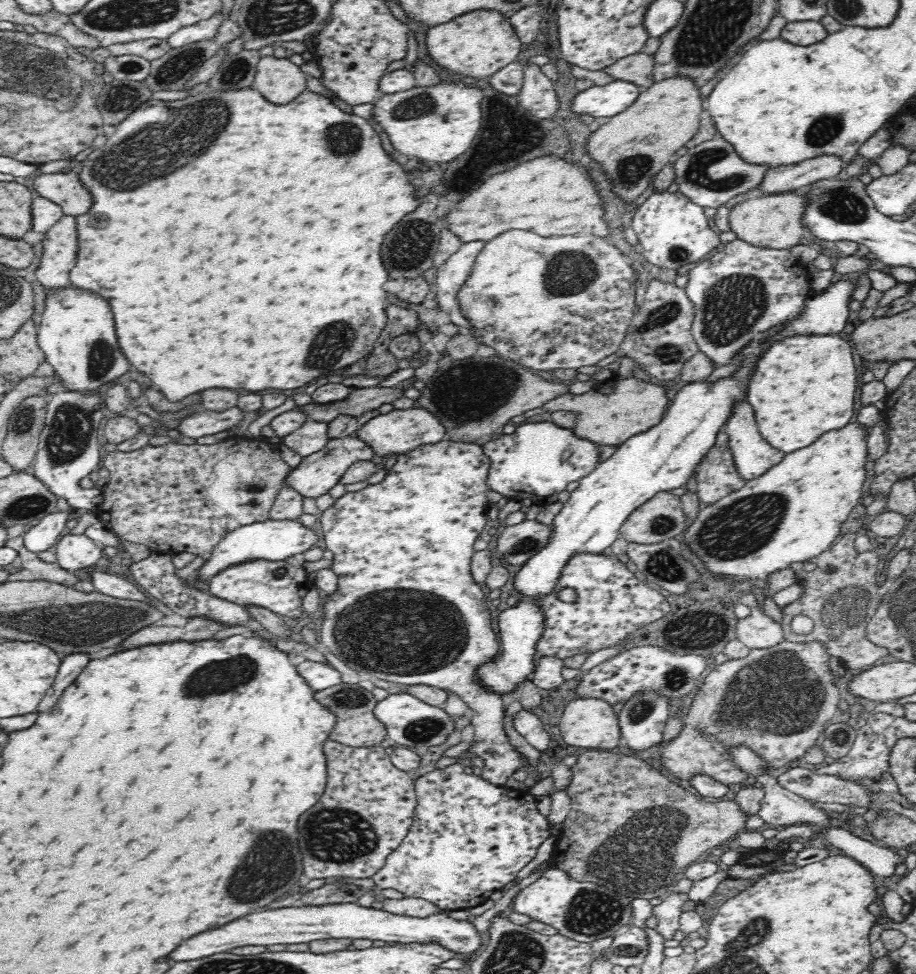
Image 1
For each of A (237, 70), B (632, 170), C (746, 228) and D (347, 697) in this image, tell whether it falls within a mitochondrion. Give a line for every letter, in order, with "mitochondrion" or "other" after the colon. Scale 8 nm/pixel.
A: mitochondrion
B: mitochondrion
C: other
D: mitochondrion

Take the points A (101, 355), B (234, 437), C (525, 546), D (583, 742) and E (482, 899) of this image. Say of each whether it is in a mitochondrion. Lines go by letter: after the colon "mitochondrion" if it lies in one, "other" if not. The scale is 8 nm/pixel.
A: mitochondrion
B: other
C: mitochondrion
D: other
E: other

